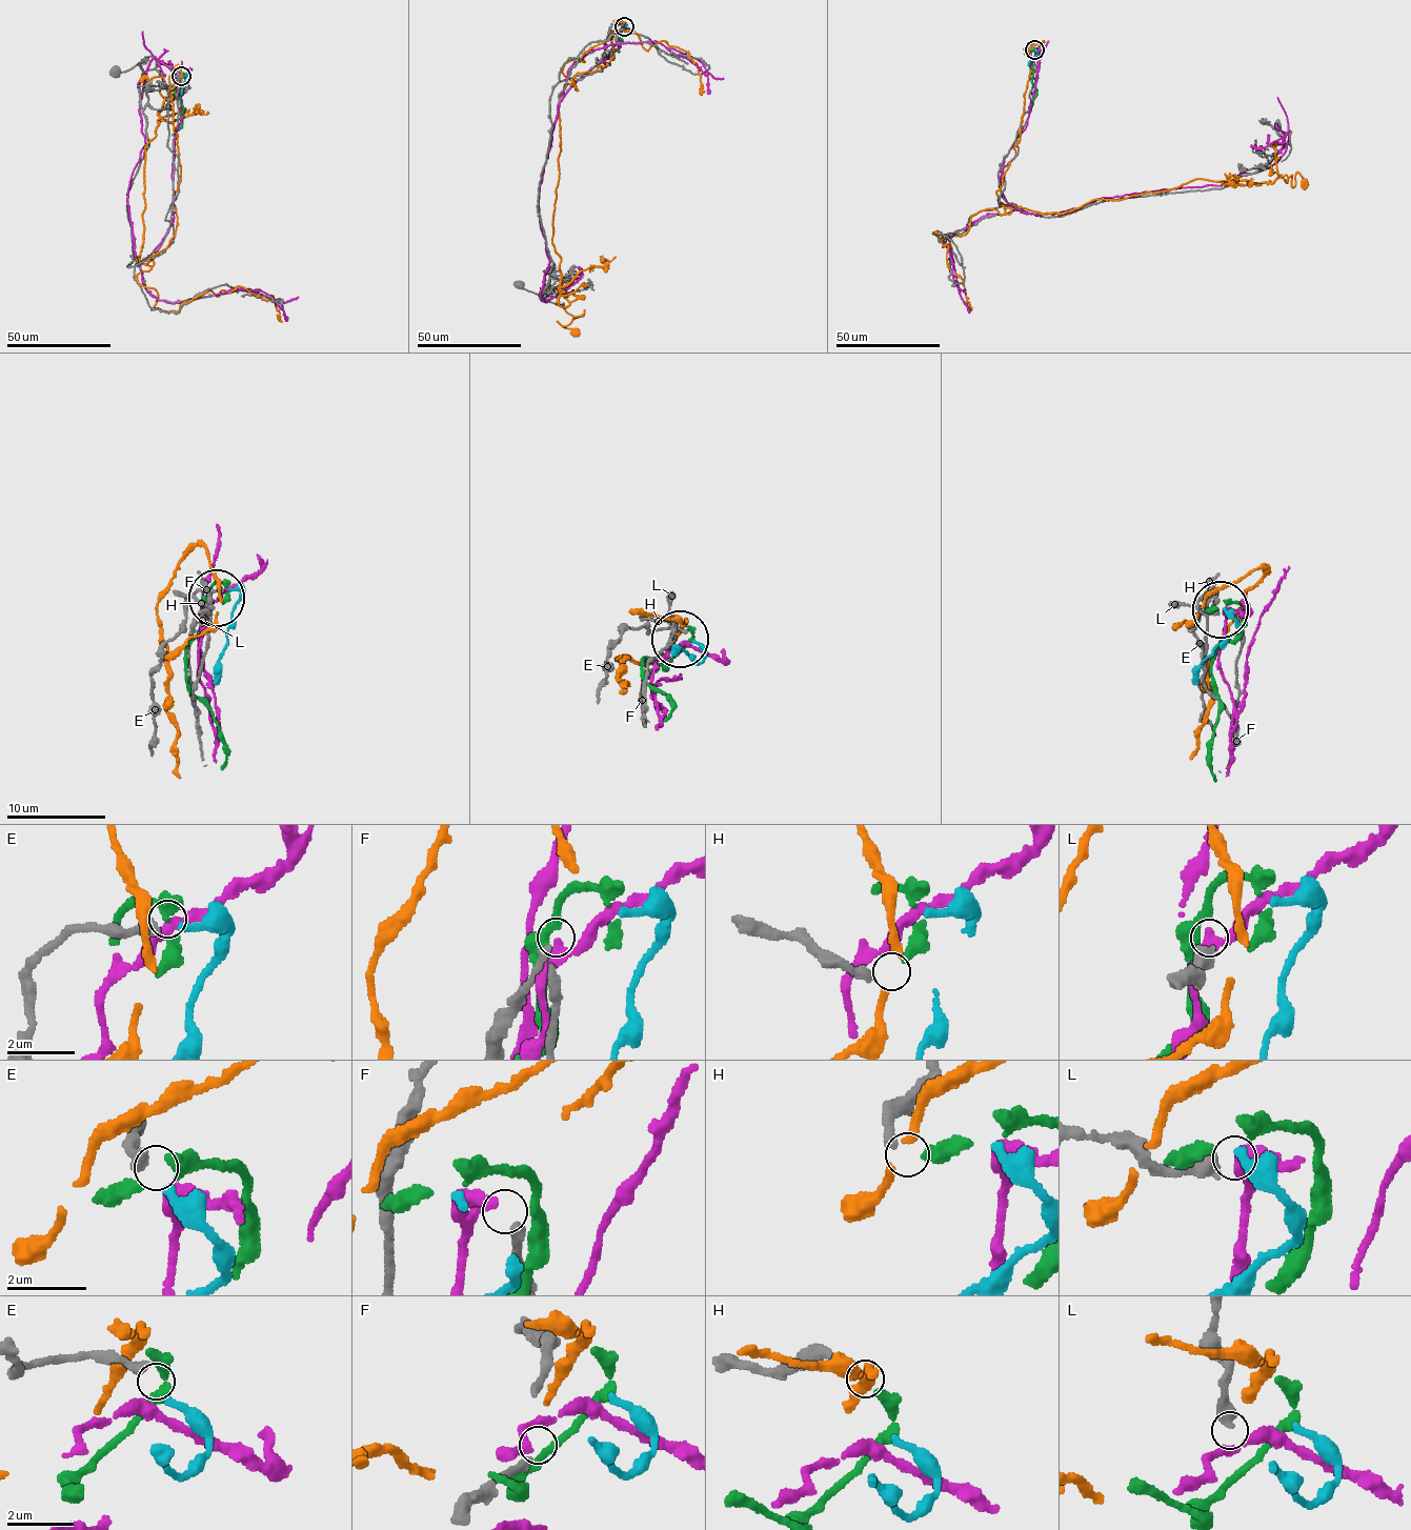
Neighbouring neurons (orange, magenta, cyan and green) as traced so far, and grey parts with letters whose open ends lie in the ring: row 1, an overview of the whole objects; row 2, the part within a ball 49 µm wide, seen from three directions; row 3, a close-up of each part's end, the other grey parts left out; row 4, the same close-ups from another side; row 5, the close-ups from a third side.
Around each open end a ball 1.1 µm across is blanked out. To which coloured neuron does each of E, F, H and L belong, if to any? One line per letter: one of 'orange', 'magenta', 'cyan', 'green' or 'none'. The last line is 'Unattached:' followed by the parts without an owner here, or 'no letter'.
E: cyan
F: none
H: green
L: none
Unattached: F, L

